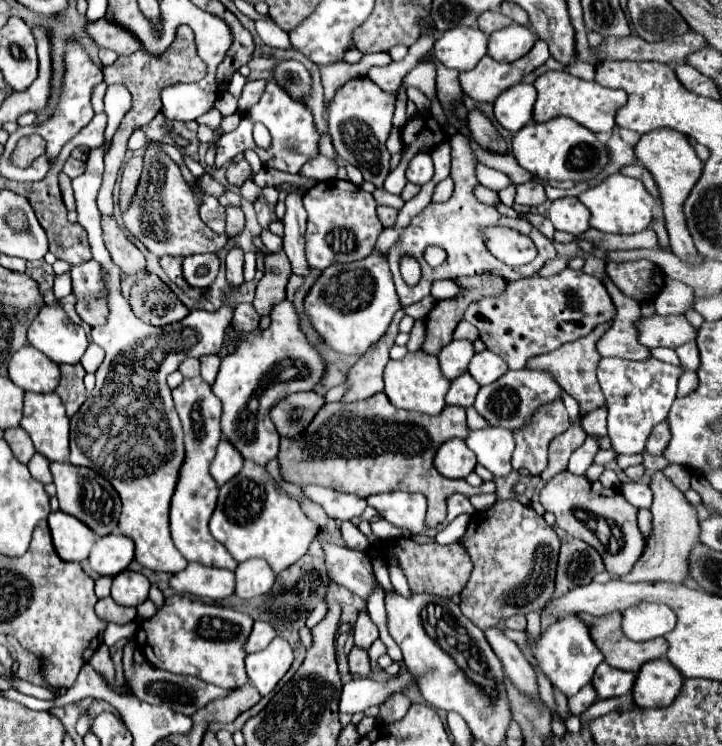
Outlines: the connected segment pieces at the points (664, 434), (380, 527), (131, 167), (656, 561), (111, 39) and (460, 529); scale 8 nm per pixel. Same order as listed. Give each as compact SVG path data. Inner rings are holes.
M663 420L663 422L657 424L657 426L653 428L653 432L649 434L649 440L647 440L645 450L647 450L649 454L663 454L663 450L665 450L667 444L669 444L669 440L671 440L669 422Z
M377 518L377 520L371 522L371 532L381 540L393 540L393 538L399 538L399 536L411 536L409 532L401 532L399 528L395 528L393 524L389 524L383 518Z
M129 160L127 166L123 168L123 176L121 176L121 196L119 196L119 206L121 212L125 212L125 208L129 206L129 200L133 198L133 192L137 192L137 184L141 178L141 160Z
M663 470L655 472L649 488L653 490L653 530L647 540L647 548L639 562L633 566L629 574L625 574L621 580L625 582L641 582L641 580L669 580L669 582L685 582L691 578L689 572L689 550L693 550L699 542L699 518L695 508L687 502L683 492L677 490L677 486L663 474Z
M107 14L95 22L87 22L87 34L93 38L97 48L113 50L119 56L133 54L133 34L125 32L125 28L117 28L117 24L109 22Z
M462 514L456 517L449 525L436 535L436 542L441 545L458 542L461 536L466 532L470 520L471 517L467 514Z

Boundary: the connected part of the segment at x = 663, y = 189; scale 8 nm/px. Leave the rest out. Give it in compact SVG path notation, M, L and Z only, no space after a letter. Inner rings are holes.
M651 130L647 134L641 136L641 140L635 146L635 156L637 160L651 172L659 192L661 192L661 202L663 202L663 210L665 210L665 224L667 224L667 232L669 232L669 244L673 248L673 254L677 254L683 262L687 264L695 264L701 262L701 258L695 256L695 244L693 238L689 236L687 224L685 224L685 214L683 214L683 204L689 196L689 192L693 190L693 186L697 184L697 180L701 178L703 172L703 162L697 158L693 146L689 144L687 136L677 132L677 130Z

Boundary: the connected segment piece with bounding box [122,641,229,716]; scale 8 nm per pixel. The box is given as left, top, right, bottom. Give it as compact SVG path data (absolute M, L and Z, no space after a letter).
M129 641L123 648L122 661L125 682L127 682L129 690L131 690L131 694L137 696L139 700L143 700L143 702L147 702L147 704L155 704L155 706L161 706L161 704L163 704L163 706L173 708L175 712L193 716L195 710L199 710L199 708L205 706L207 702L229 694L229 690L223 690L223 688L219 688L219 686L207 684L207 682L197 680L197 678L191 678L191 676L171 674L171 672L165 672L165 670L161 670L161 668L153 668L153 666L149 666L147 662L137 664L137 662L133 660L133 655L137 648L138 646L135 641Z

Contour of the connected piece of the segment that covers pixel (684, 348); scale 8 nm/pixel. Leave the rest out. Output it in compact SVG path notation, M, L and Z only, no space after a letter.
M695 340L681 344L675 352L677 352L683 368L697 370L697 366L699 366L699 348L697 348L697 342Z

